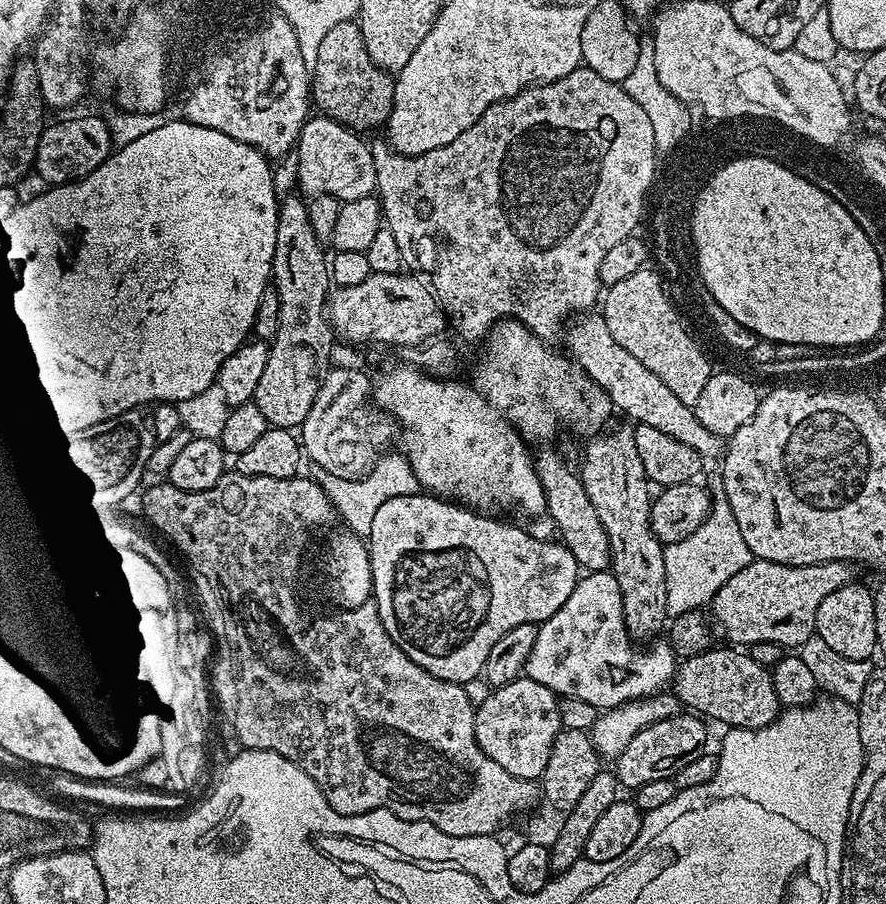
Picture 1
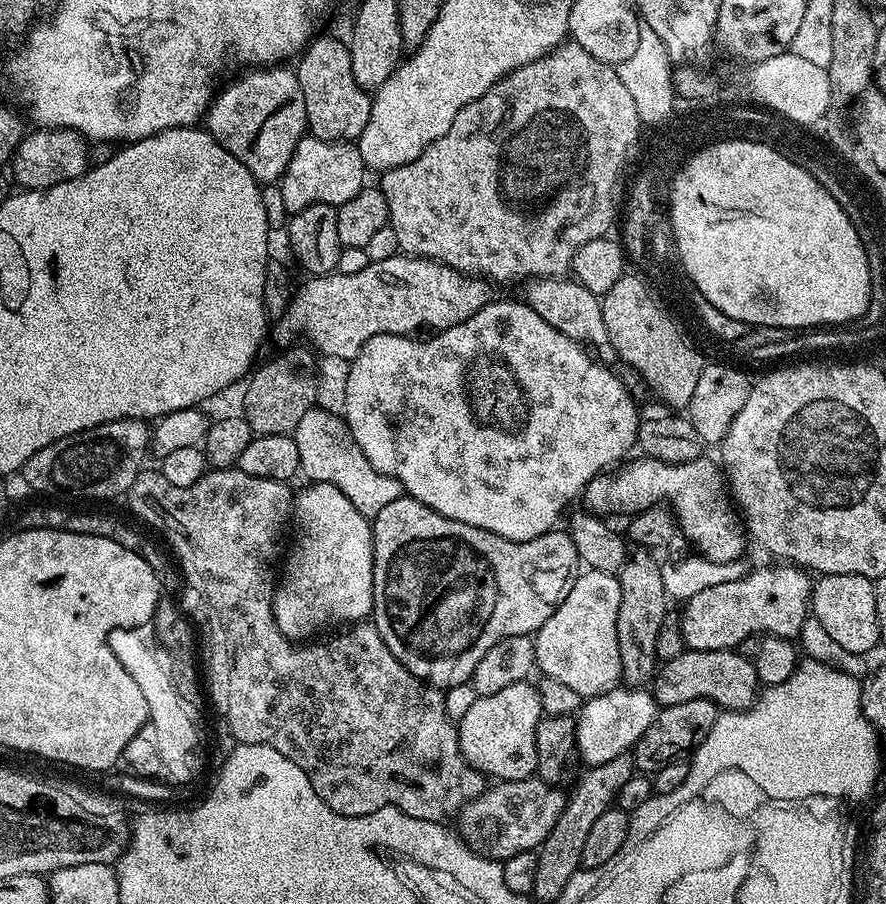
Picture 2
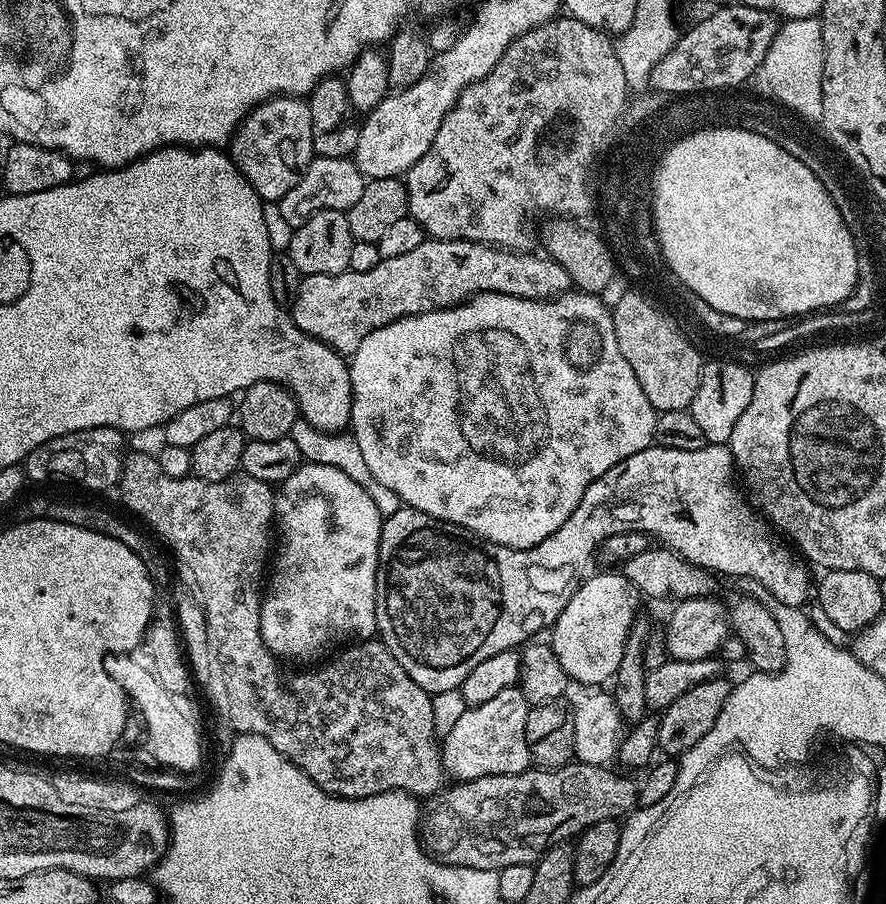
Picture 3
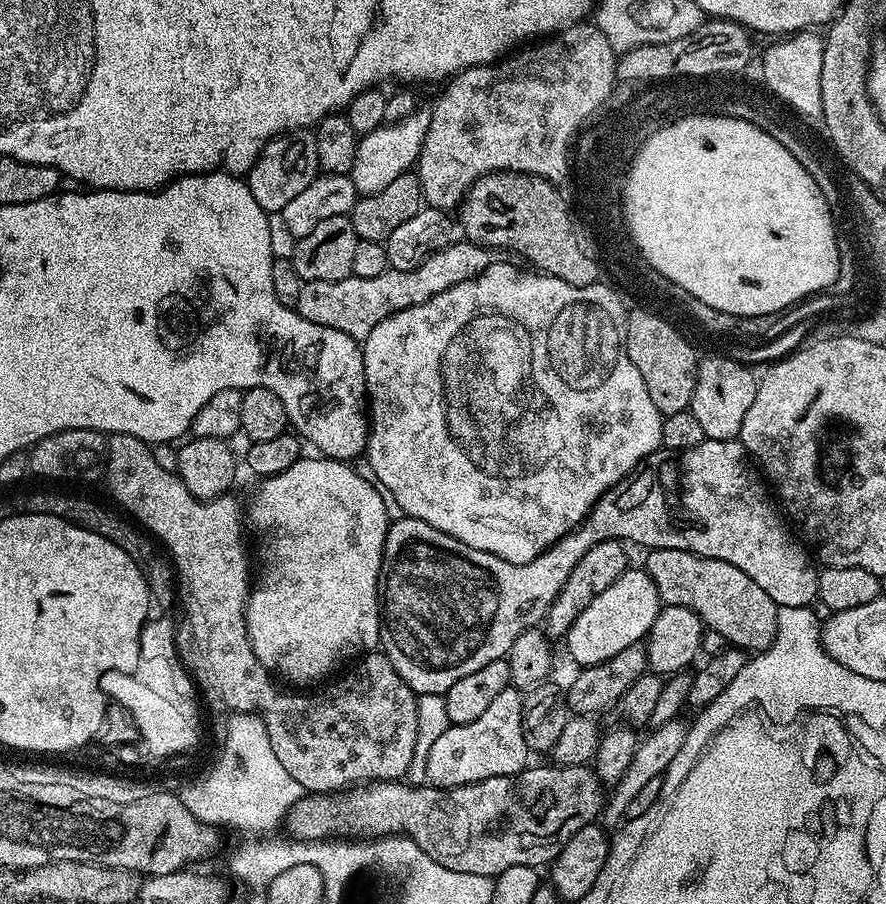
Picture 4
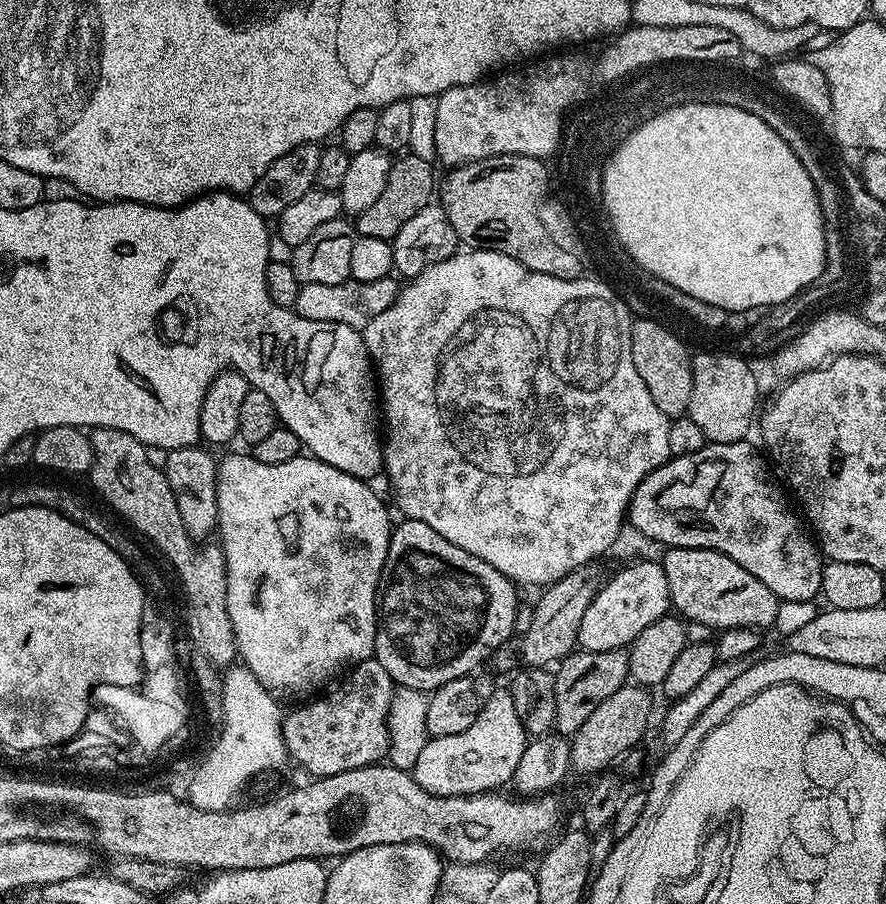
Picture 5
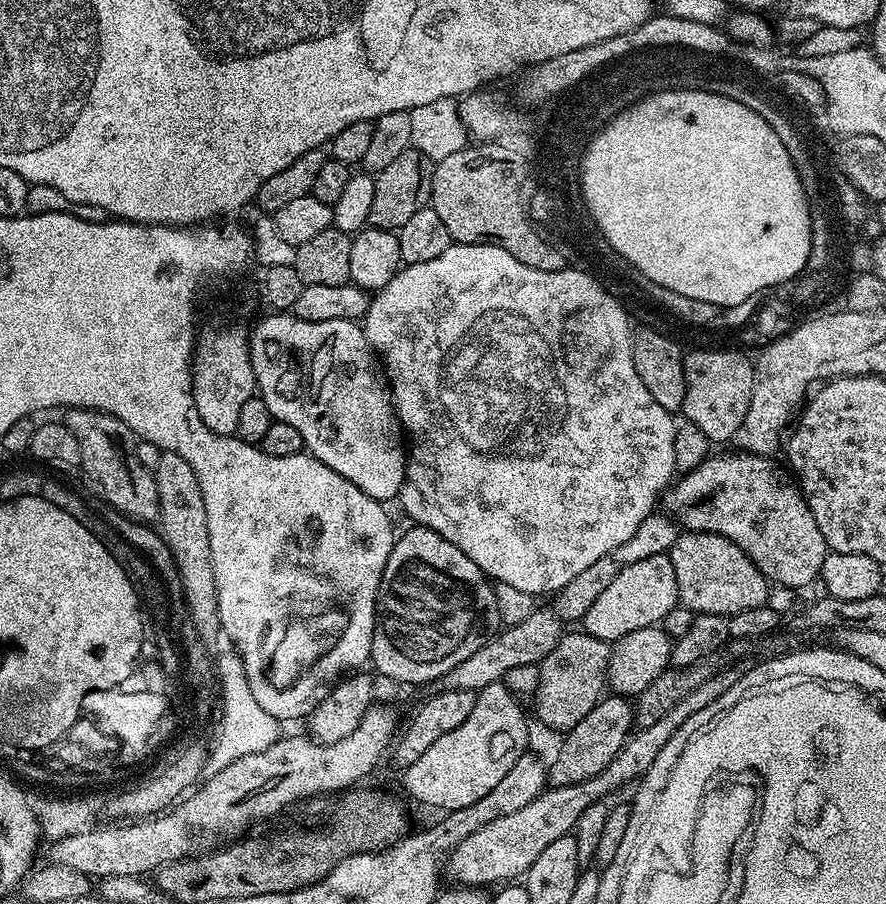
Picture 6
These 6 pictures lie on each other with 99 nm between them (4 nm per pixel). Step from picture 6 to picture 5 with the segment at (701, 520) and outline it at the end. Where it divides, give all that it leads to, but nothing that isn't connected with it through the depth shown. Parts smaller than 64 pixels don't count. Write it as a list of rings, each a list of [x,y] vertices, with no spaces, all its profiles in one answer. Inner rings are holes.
[[[747,439],[725,444],[708,442],[694,454],[671,457],[665,464],[646,474],[646,478],[642,478],[642,482],[634,490],[632,501],[628,503],[627,523],[633,524],[646,539],[664,544],[665,549],[713,548],[726,554],[726,558],[734,558],[734,562],[738,562],[742,570],[754,574],[754,578],[758,578],[758,582],[762,582],[762,586],[771,590],[781,602],[793,600],[800,604],[815,596],[817,599],[821,595],[820,583],[824,569],[817,541],[806,531],[785,489],[780,489],[772,481],[765,457],[758,448],[756,453],[755,446],[748,443]]]

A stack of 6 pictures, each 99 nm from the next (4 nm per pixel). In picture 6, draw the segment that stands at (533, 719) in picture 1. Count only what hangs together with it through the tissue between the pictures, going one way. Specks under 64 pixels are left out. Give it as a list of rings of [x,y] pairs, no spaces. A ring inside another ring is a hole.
[[[501,682],[491,684],[476,693],[476,705],[470,710],[470,718],[458,726],[458,730],[450,730],[418,762],[411,764],[409,768],[403,769],[404,788],[420,804],[429,804],[432,808],[444,808],[445,813],[457,812],[466,806],[474,806],[478,798],[483,798],[502,782],[502,778],[510,771],[510,766],[518,762],[518,758],[524,755],[528,744],[528,724],[524,721],[524,712],[520,709],[521,701],[512,695],[511,690]]]

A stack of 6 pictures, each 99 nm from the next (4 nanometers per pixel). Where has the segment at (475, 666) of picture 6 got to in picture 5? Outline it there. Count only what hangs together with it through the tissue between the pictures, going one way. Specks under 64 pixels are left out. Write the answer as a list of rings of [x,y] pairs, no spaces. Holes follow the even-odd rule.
[[[596,562],[583,564],[578,566],[578,570],[566,574],[556,583],[547,585],[541,591],[544,593],[531,605],[533,621],[530,622],[530,628],[509,640],[507,645],[500,649],[499,659],[508,660],[513,656],[514,659],[521,660],[519,662],[521,665],[530,668],[548,668],[564,657],[572,655],[577,647],[576,639],[582,626],[582,618],[602,587],[600,566]]]

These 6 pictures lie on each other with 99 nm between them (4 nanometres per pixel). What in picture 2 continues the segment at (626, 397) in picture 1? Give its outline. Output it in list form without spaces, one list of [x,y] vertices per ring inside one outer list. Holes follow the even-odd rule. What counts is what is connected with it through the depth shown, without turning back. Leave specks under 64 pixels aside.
[[[533,278],[523,288],[523,299],[547,324],[566,334],[566,338],[579,340],[581,344],[594,350],[601,361],[613,359],[612,343],[606,334],[606,322],[602,322],[601,297],[586,290],[586,286],[582,286],[575,278]]]

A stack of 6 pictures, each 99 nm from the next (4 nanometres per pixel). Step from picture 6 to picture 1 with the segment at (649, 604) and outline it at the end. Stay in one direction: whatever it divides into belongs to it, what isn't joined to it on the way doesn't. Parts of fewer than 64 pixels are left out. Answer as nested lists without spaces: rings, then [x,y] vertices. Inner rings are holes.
[[[612,571],[606,572],[589,572],[581,575],[576,581],[574,590],[570,594],[570,598],[566,598],[566,602],[562,602],[562,606],[556,611],[549,620],[545,620],[538,627],[538,638],[534,642],[534,650],[530,650],[530,658],[524,667],[524,676],[534,682],[542,682],[542,686],[546,686],[550,691],[556,693],[557,697],[582,698],[582,702],[590,702],[590,706],[594,706],[598,710],[605,708],[613,708],[619,704],[625,704],[631,700],[643,700],[645,696],[655,696],[658,692],[663,692],[671,685],[676,675],[676,665],[678,657],[674,655],[671,648],[661,646],[660,649],[652,648],[656,646],[648,646],[645,652],[639,652],[639,647],[634,646],[634,642],[628,636],[628,631],[624,626],[624,615],[622,614],[622,590],[618,590],[618,578],[614,578]]]

